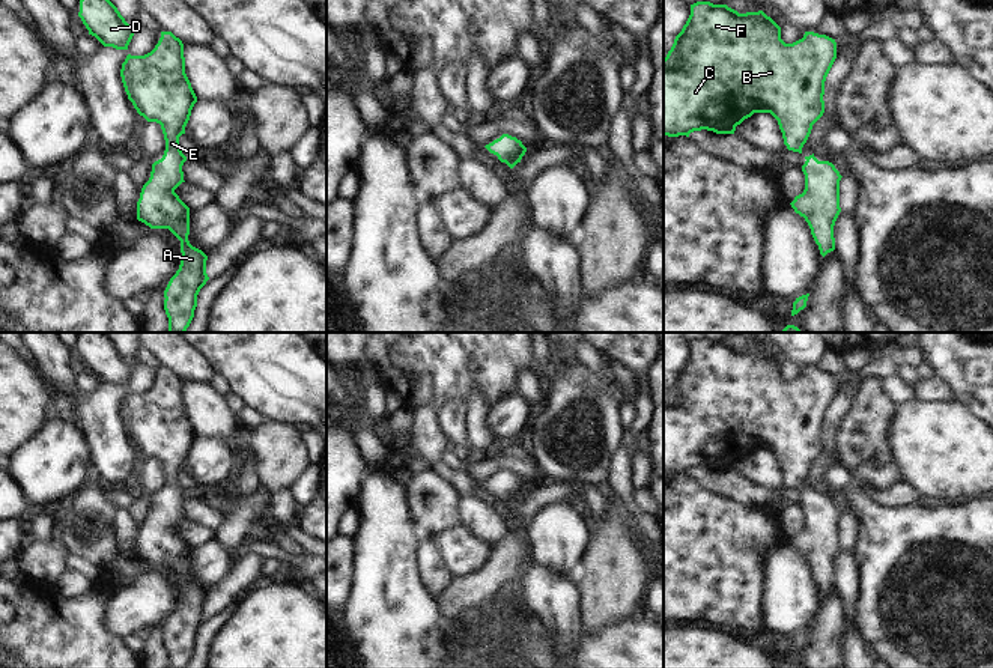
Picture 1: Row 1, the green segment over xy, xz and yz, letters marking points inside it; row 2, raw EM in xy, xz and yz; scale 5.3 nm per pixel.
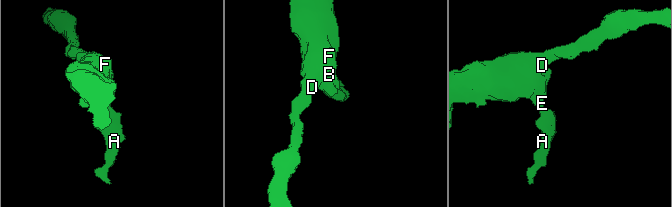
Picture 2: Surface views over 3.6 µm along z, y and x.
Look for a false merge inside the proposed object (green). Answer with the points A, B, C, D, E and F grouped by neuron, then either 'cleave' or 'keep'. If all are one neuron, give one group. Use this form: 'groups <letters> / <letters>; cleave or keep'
groups A B C D E F; keep

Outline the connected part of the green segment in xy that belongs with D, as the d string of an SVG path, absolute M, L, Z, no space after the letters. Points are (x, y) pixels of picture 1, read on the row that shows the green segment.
M80 0L83 24L104 47L128 50L135 27L128 24L110 0Z

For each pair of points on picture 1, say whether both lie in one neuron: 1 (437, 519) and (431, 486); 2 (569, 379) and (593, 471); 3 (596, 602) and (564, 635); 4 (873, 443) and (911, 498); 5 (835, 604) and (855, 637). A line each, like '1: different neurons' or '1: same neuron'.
1: same neuron
2: same neuron
3: different neurons
4: different neurons
5: different neurons

